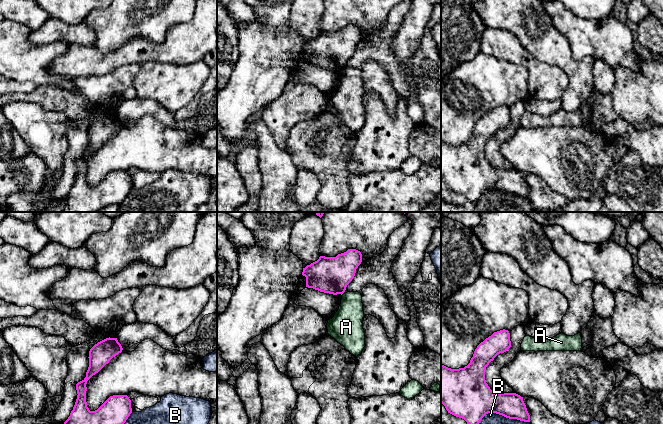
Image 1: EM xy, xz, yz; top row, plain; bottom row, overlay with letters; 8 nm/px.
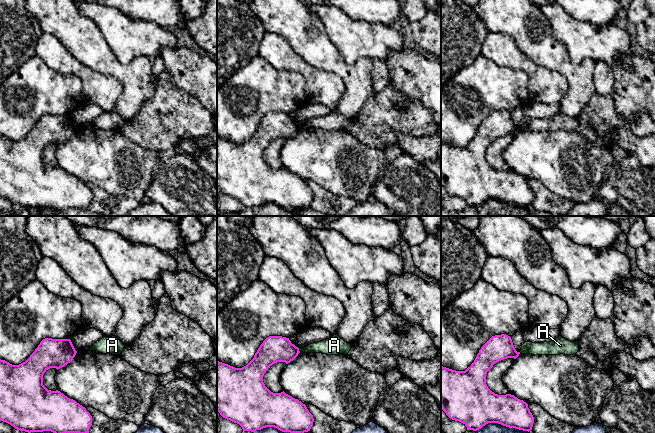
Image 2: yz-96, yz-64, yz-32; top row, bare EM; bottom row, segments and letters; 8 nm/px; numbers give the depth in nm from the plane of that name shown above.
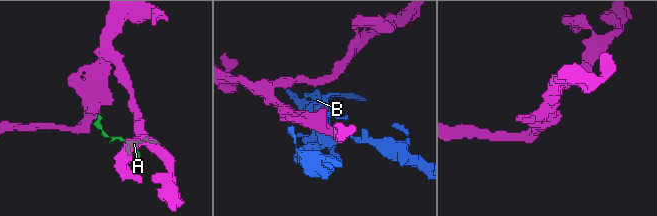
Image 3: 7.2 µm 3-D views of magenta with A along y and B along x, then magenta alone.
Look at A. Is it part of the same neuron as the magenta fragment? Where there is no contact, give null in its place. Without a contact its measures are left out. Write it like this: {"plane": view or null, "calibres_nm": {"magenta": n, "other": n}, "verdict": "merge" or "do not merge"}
{"plane": "xz", "calibres_nm": {"magenta": 300, "other": 240}, "verdict": "do not merge"}

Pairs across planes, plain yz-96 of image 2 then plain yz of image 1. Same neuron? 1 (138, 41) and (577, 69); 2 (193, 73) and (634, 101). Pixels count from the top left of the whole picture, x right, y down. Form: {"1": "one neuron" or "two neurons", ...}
{"1": "two neurons", "2": "one neuron"}

